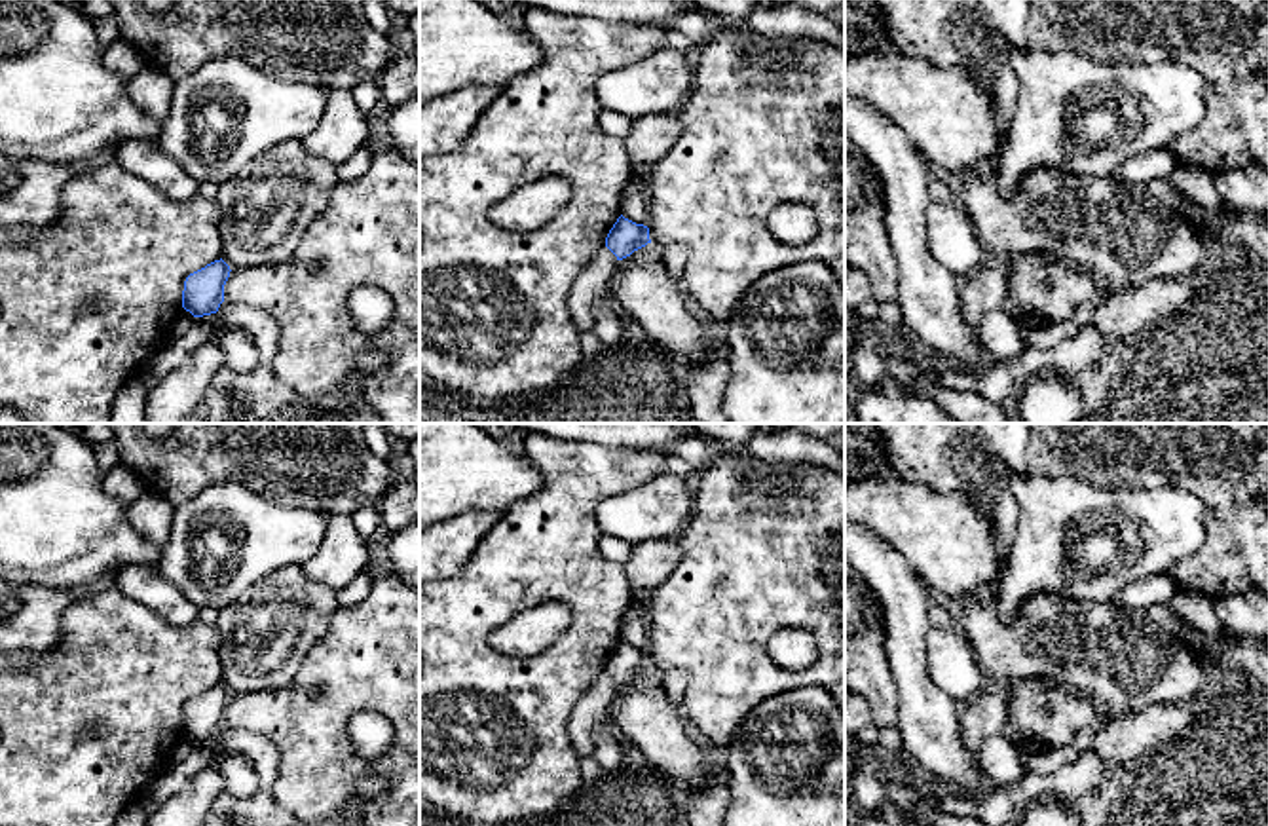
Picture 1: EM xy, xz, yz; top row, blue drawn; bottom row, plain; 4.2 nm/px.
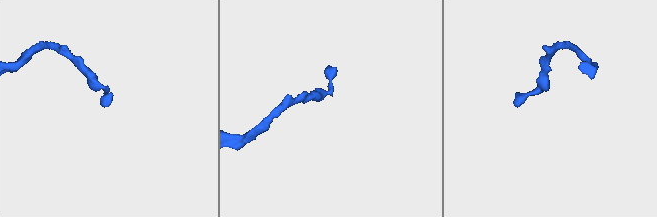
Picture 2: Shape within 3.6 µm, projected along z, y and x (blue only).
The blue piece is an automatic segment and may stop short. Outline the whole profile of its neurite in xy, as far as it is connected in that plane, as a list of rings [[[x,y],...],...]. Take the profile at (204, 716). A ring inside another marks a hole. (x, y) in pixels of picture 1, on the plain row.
[[[220,684],[190,699],[184,706],[182,733],[194,742],[216,739],[224,727],[230,691]]]

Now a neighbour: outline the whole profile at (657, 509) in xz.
[[[661,473],[651,480],[598,505],[596,520],[604,535],[632,545],[681,535],[693,507],[689,479]]]

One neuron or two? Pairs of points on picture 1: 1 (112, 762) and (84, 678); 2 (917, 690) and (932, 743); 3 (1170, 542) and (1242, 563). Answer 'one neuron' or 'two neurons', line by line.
1: one neuron
2: one neuron
3: two neurons

